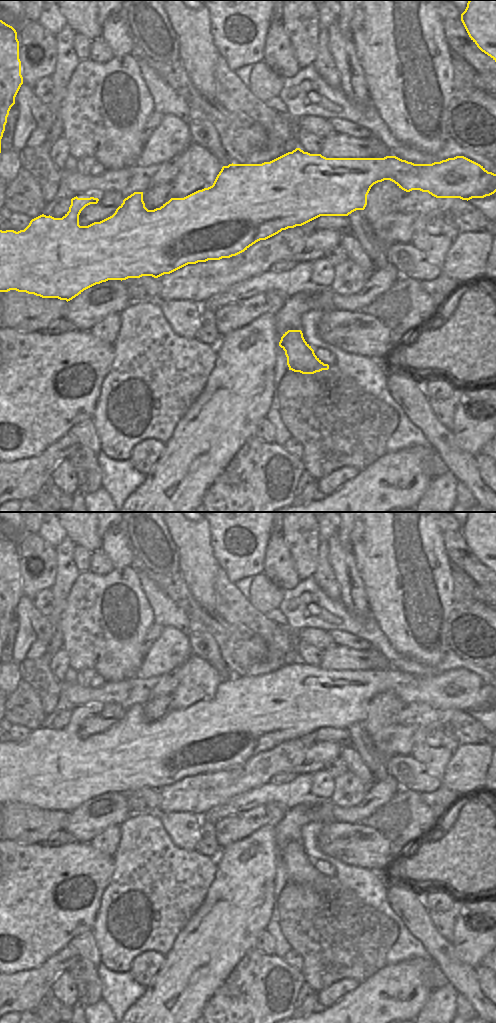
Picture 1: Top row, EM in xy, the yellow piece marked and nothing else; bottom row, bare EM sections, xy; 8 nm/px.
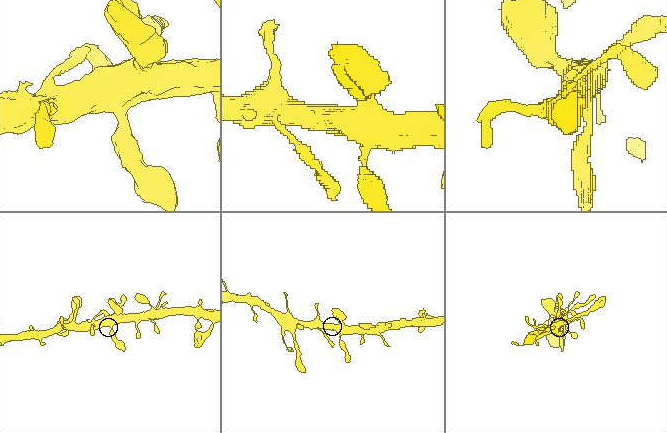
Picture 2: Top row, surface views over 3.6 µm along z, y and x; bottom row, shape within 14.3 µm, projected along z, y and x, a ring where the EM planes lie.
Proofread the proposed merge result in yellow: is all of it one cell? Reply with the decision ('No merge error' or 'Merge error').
No merge error

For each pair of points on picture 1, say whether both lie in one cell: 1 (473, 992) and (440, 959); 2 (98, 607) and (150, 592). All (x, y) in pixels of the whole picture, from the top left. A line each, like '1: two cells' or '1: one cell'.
1: one cell
2: two cells

